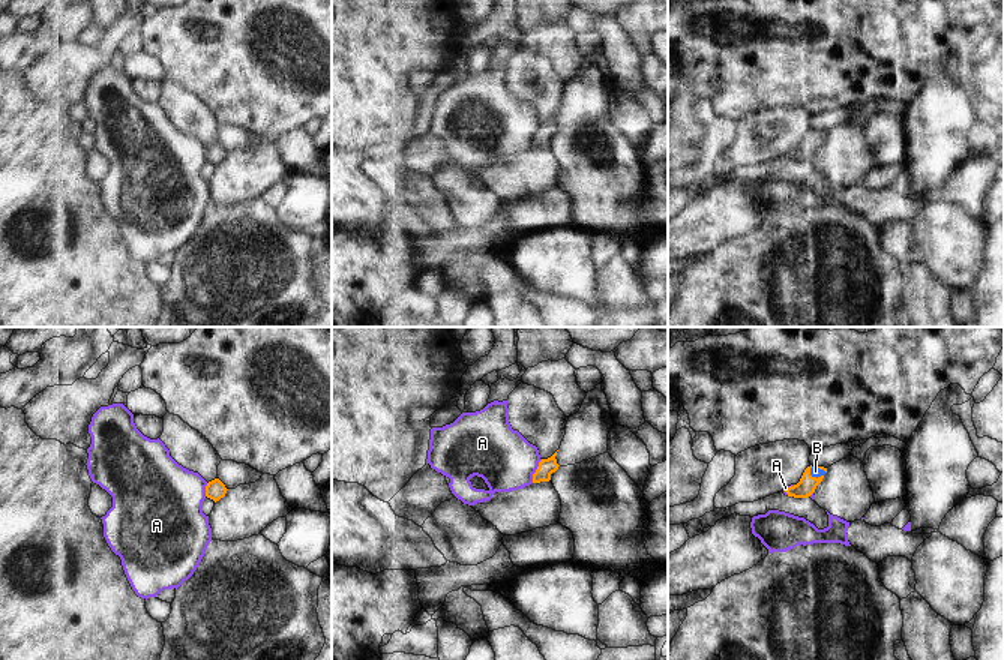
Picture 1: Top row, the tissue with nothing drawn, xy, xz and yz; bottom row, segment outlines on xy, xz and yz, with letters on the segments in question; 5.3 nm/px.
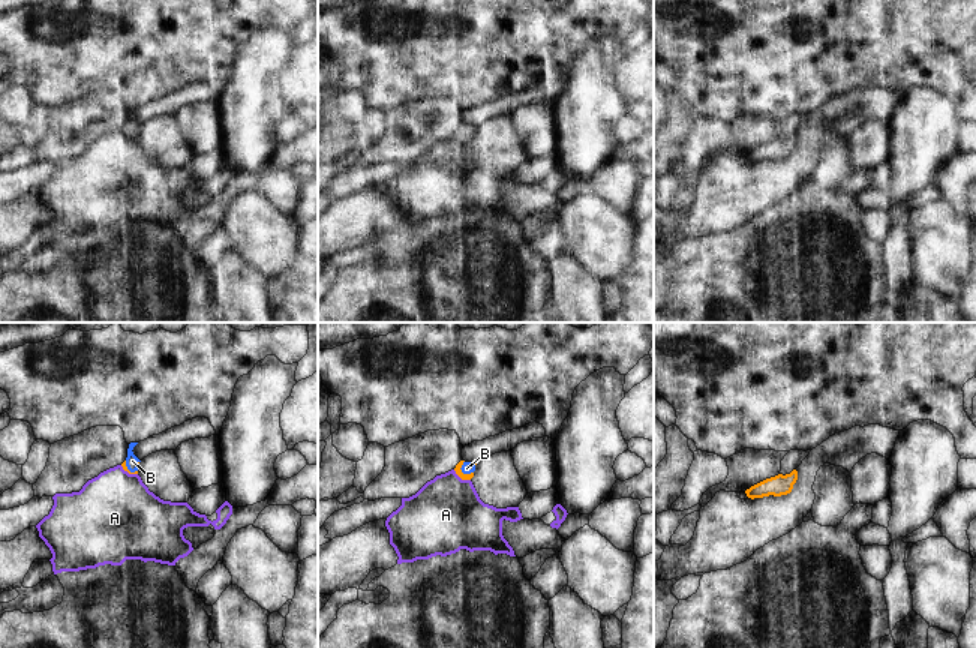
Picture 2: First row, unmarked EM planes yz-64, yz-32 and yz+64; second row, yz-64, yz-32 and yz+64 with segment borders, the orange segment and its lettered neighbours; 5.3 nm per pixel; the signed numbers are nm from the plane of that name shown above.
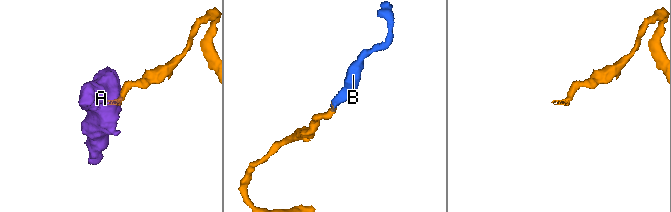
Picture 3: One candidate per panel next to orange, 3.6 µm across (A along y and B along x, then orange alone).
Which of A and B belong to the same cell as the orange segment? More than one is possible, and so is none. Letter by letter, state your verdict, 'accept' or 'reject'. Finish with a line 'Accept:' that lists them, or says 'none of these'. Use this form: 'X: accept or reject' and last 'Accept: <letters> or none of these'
A: reject
B: accept
Accept: B

